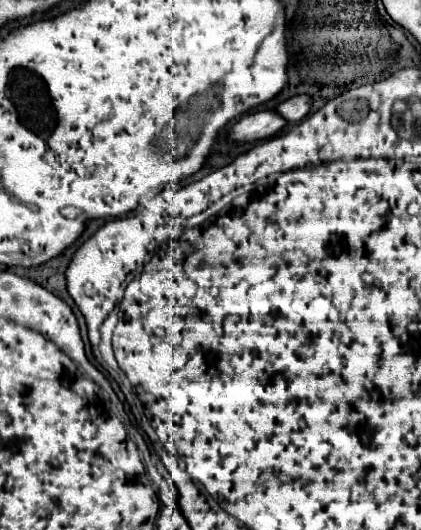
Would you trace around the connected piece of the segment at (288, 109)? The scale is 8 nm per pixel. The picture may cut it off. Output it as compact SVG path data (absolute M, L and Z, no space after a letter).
M296 95L296 97L290 97L288 101L284 101L282 105L278 105L278 111L282 113L282 117L288 117L290 123L298 123L308 115L312 101L314 99L310 95Z

